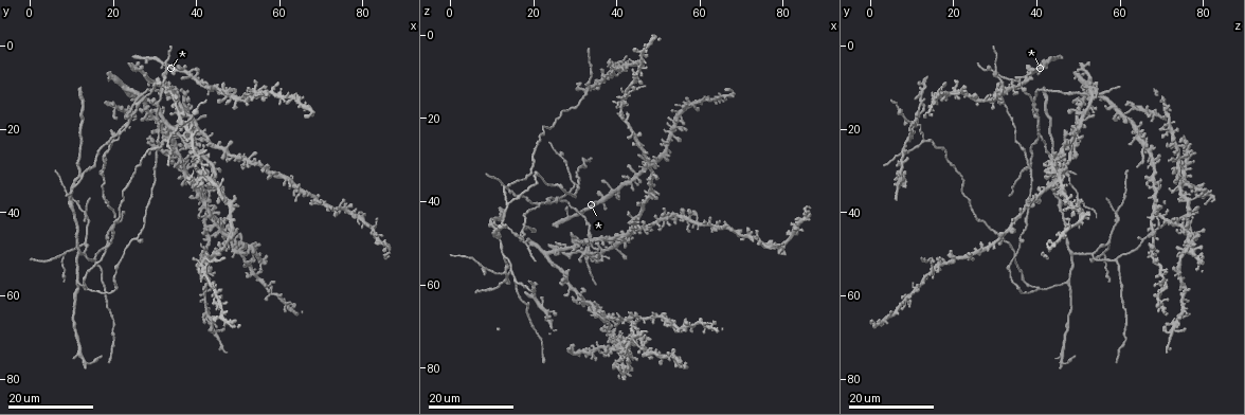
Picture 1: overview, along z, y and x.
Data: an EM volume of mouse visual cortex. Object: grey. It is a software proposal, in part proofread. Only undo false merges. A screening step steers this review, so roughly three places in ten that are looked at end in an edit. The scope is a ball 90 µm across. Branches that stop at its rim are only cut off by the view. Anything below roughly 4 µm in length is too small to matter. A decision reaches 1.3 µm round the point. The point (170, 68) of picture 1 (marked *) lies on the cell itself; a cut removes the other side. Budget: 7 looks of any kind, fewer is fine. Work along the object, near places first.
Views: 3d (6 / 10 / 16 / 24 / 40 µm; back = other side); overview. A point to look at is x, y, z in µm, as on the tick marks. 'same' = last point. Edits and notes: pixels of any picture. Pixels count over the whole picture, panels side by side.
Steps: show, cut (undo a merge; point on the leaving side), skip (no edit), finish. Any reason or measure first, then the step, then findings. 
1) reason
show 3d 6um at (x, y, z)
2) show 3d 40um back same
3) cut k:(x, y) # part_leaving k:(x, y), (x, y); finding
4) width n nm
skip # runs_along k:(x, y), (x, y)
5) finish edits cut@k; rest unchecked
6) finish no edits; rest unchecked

branch point
show 3d 24um at (32.5, 22.5, 13.0)

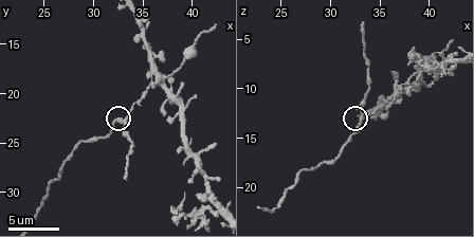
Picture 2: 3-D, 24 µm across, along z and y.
zoom in
show 3d 6um at (33.2, 22.6, 13.0)

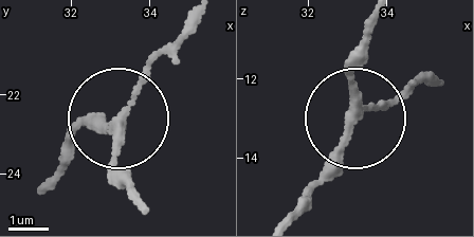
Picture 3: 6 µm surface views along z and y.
side_arm 12 um; arms 3
skip # one cell here

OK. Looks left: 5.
three-way junction
show 3d 16um at (12.5, 47.5, 57.5)

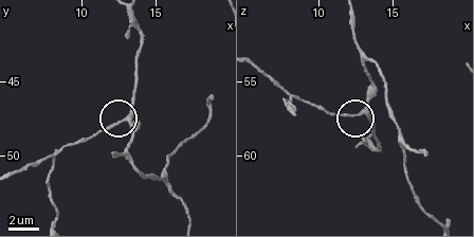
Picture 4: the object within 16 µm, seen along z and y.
show 3d 10um at (13.0, 47.6, 57.0)

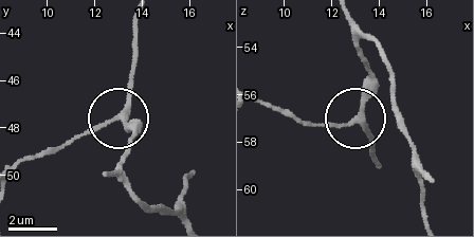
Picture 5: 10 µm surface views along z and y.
width 210 nm
skip # runs_along 5:(347, 20), (365, 62), (362, 105), (341, 123), (301, 123); all the same cell

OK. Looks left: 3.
side arm on a straight run
show 3d 16um at (14.0, 58.0, 40.5)

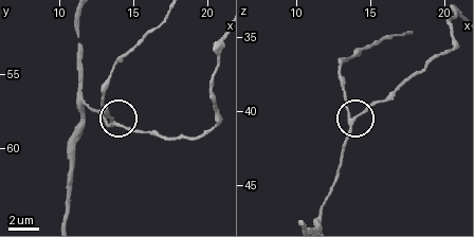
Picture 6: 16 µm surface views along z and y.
show 3d 10um at (13.4, 58.0, 40.4)

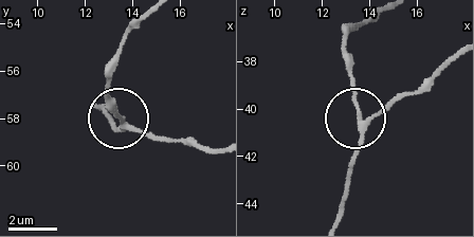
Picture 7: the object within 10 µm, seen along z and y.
show 3d 10um back at (13.7, 58.0, 40.3)

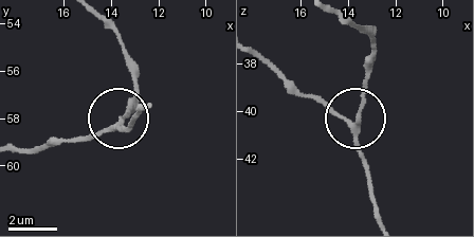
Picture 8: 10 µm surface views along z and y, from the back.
width 170 nm
skip # runs_along 8:(21, 151), (88, 139), (116, 123), (130, 127); continuous, no second cell

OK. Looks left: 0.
finish no edits; rest unchecked

